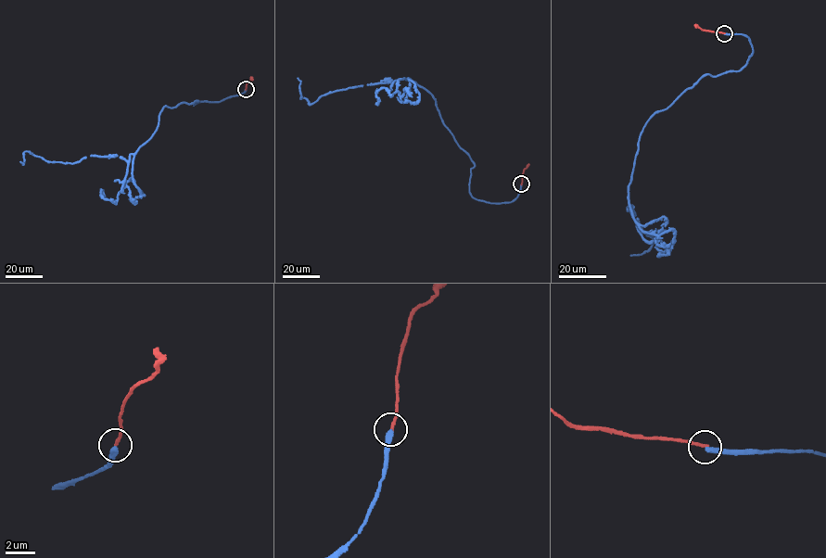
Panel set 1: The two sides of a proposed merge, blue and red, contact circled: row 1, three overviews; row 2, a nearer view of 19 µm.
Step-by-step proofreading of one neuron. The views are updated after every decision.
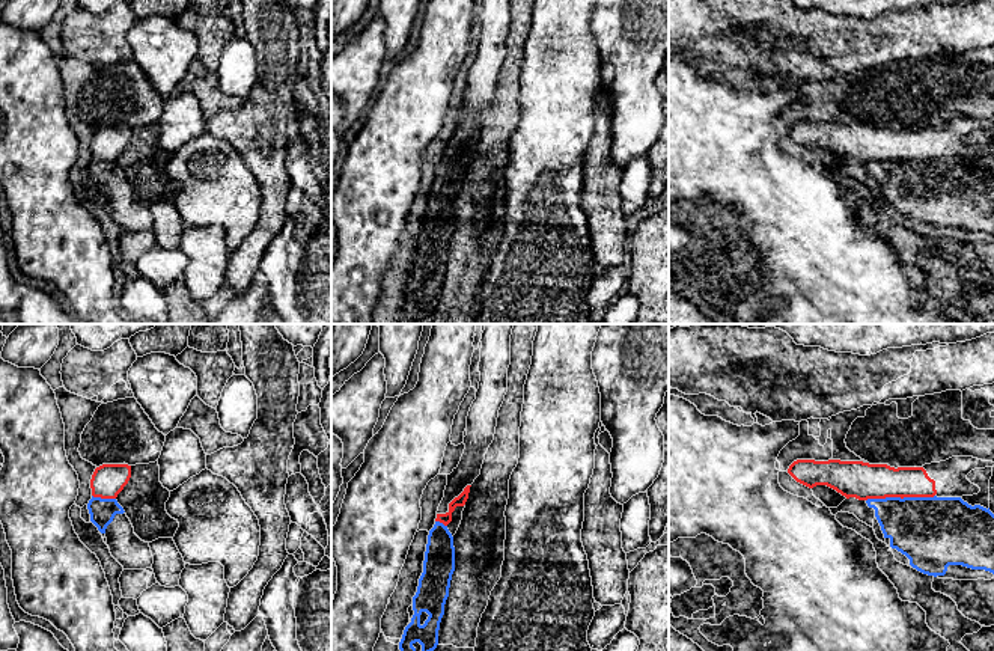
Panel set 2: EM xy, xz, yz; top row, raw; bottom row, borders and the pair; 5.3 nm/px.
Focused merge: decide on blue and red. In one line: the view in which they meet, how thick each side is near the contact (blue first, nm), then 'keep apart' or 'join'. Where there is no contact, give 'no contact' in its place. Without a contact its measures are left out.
yz | 380/200 nm | keep apart

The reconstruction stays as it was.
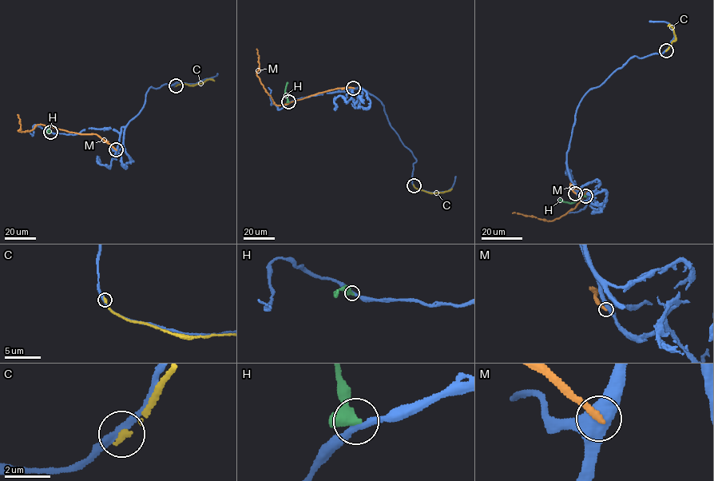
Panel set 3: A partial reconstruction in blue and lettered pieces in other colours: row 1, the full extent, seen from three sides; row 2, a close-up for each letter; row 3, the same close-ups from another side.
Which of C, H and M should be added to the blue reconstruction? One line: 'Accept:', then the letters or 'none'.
Accept: none

